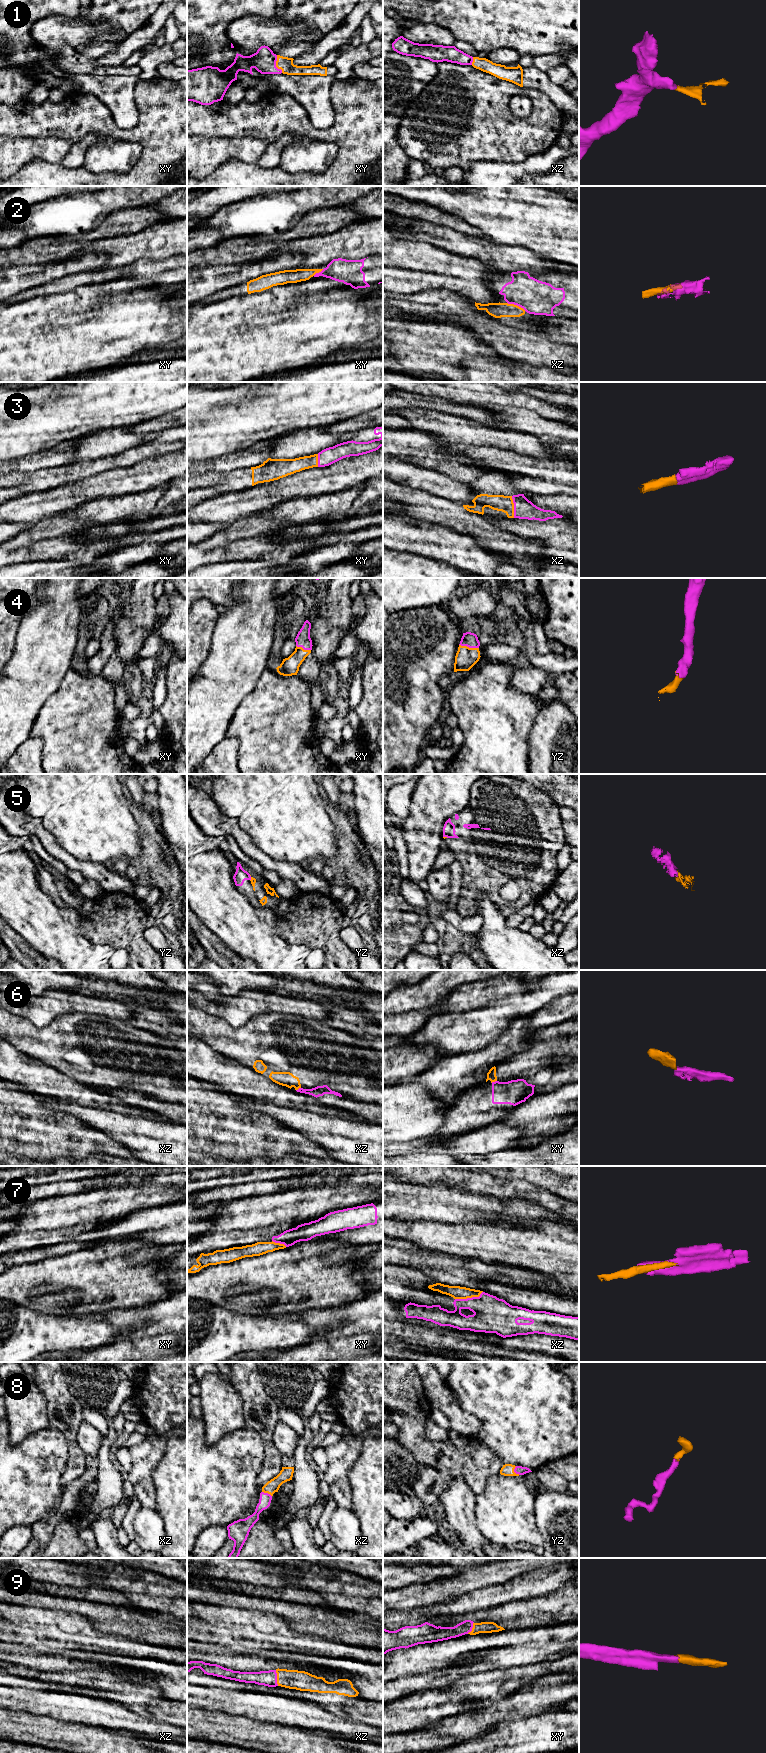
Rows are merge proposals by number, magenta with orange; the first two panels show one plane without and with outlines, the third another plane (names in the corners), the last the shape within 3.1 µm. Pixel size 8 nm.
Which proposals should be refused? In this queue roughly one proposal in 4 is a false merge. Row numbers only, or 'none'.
6

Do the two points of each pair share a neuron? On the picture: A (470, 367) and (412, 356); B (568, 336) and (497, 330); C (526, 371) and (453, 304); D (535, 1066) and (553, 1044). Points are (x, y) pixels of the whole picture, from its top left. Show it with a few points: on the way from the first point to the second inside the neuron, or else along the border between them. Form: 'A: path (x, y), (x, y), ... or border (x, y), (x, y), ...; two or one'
A: border (483, 358), (465, 357), (459, 364); two
B: border (542, 331), (551, 341), (567, 345); two
C: border (506, 358), (538, 366); two
D: path (540, 1061), (552, 1049); one

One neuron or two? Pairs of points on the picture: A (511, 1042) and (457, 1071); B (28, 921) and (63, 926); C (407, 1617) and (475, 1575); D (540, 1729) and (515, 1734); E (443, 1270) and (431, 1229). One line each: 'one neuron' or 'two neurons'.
A: one neuron
B: one neuron
C: two neurons
D: one neuron
E: two neurons

